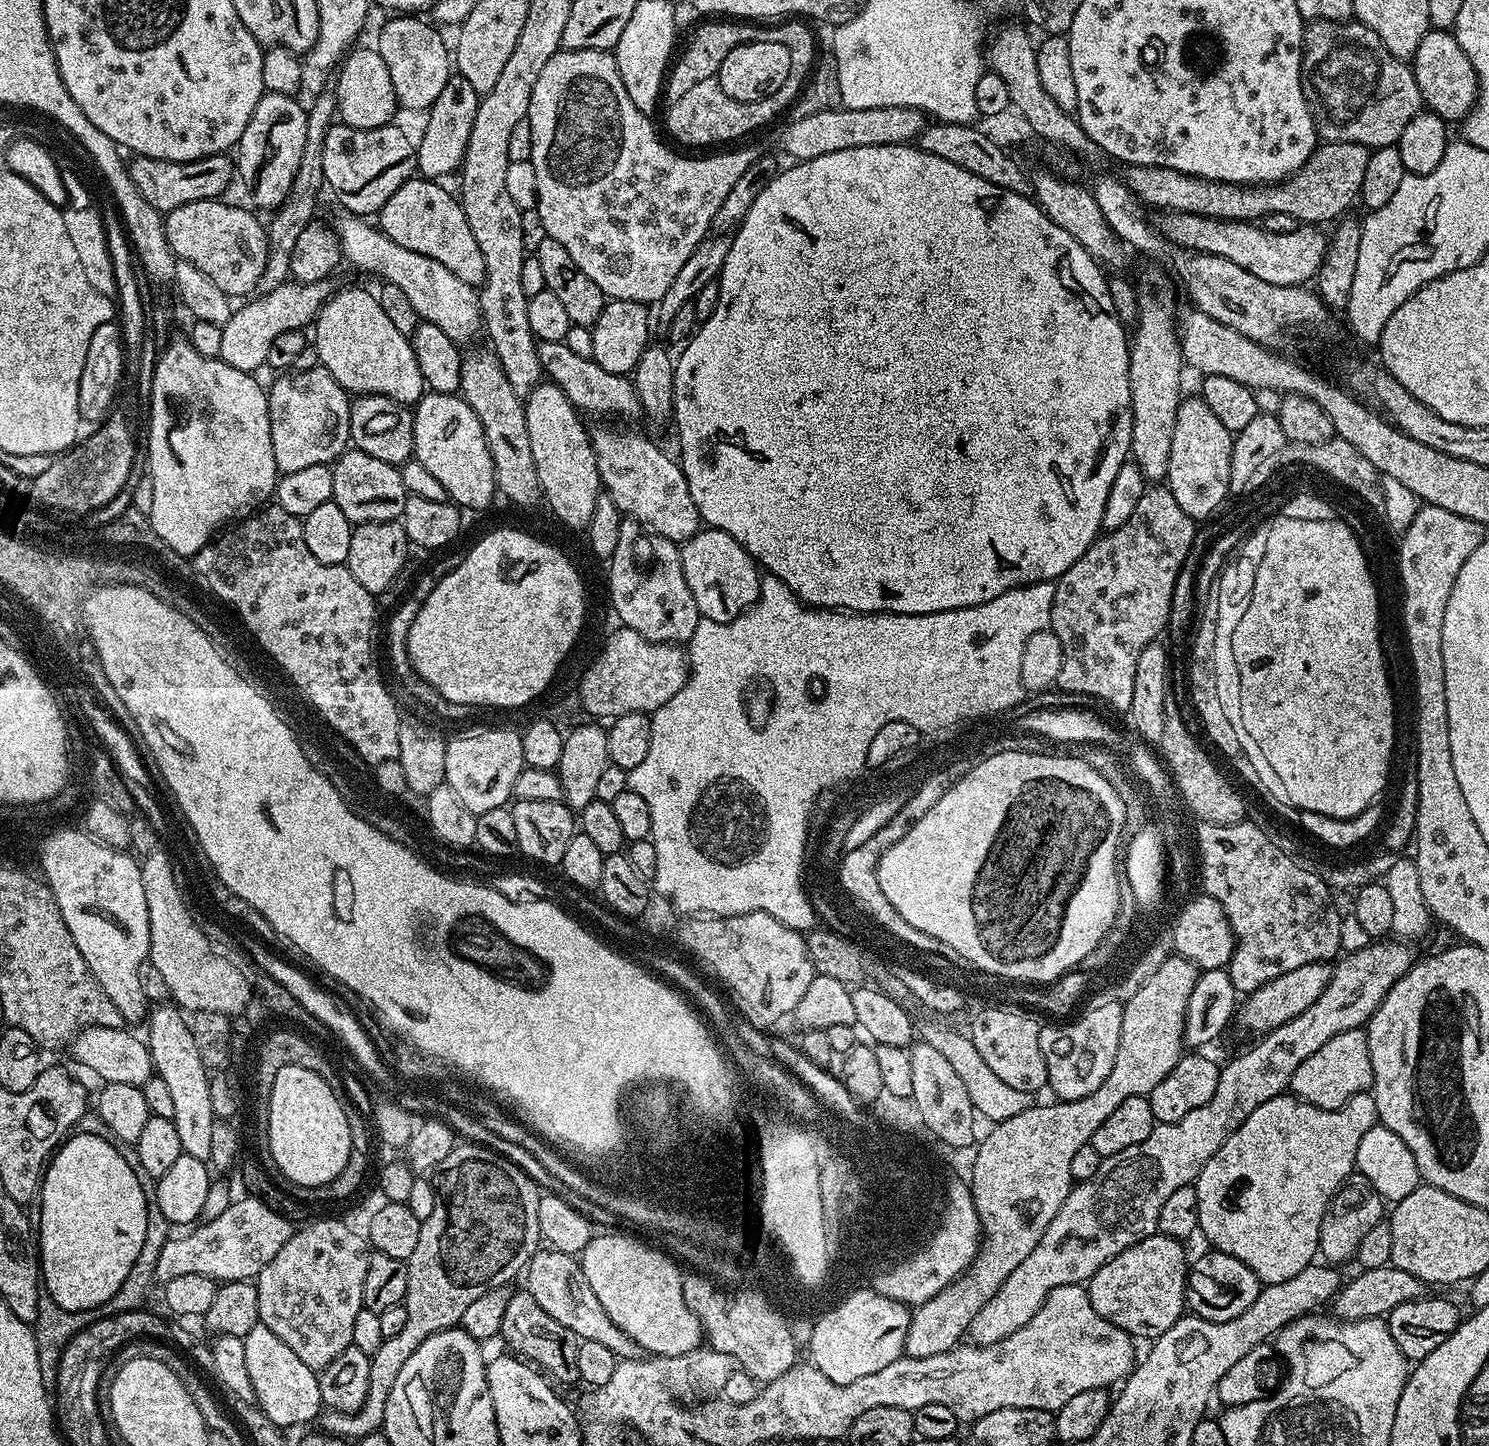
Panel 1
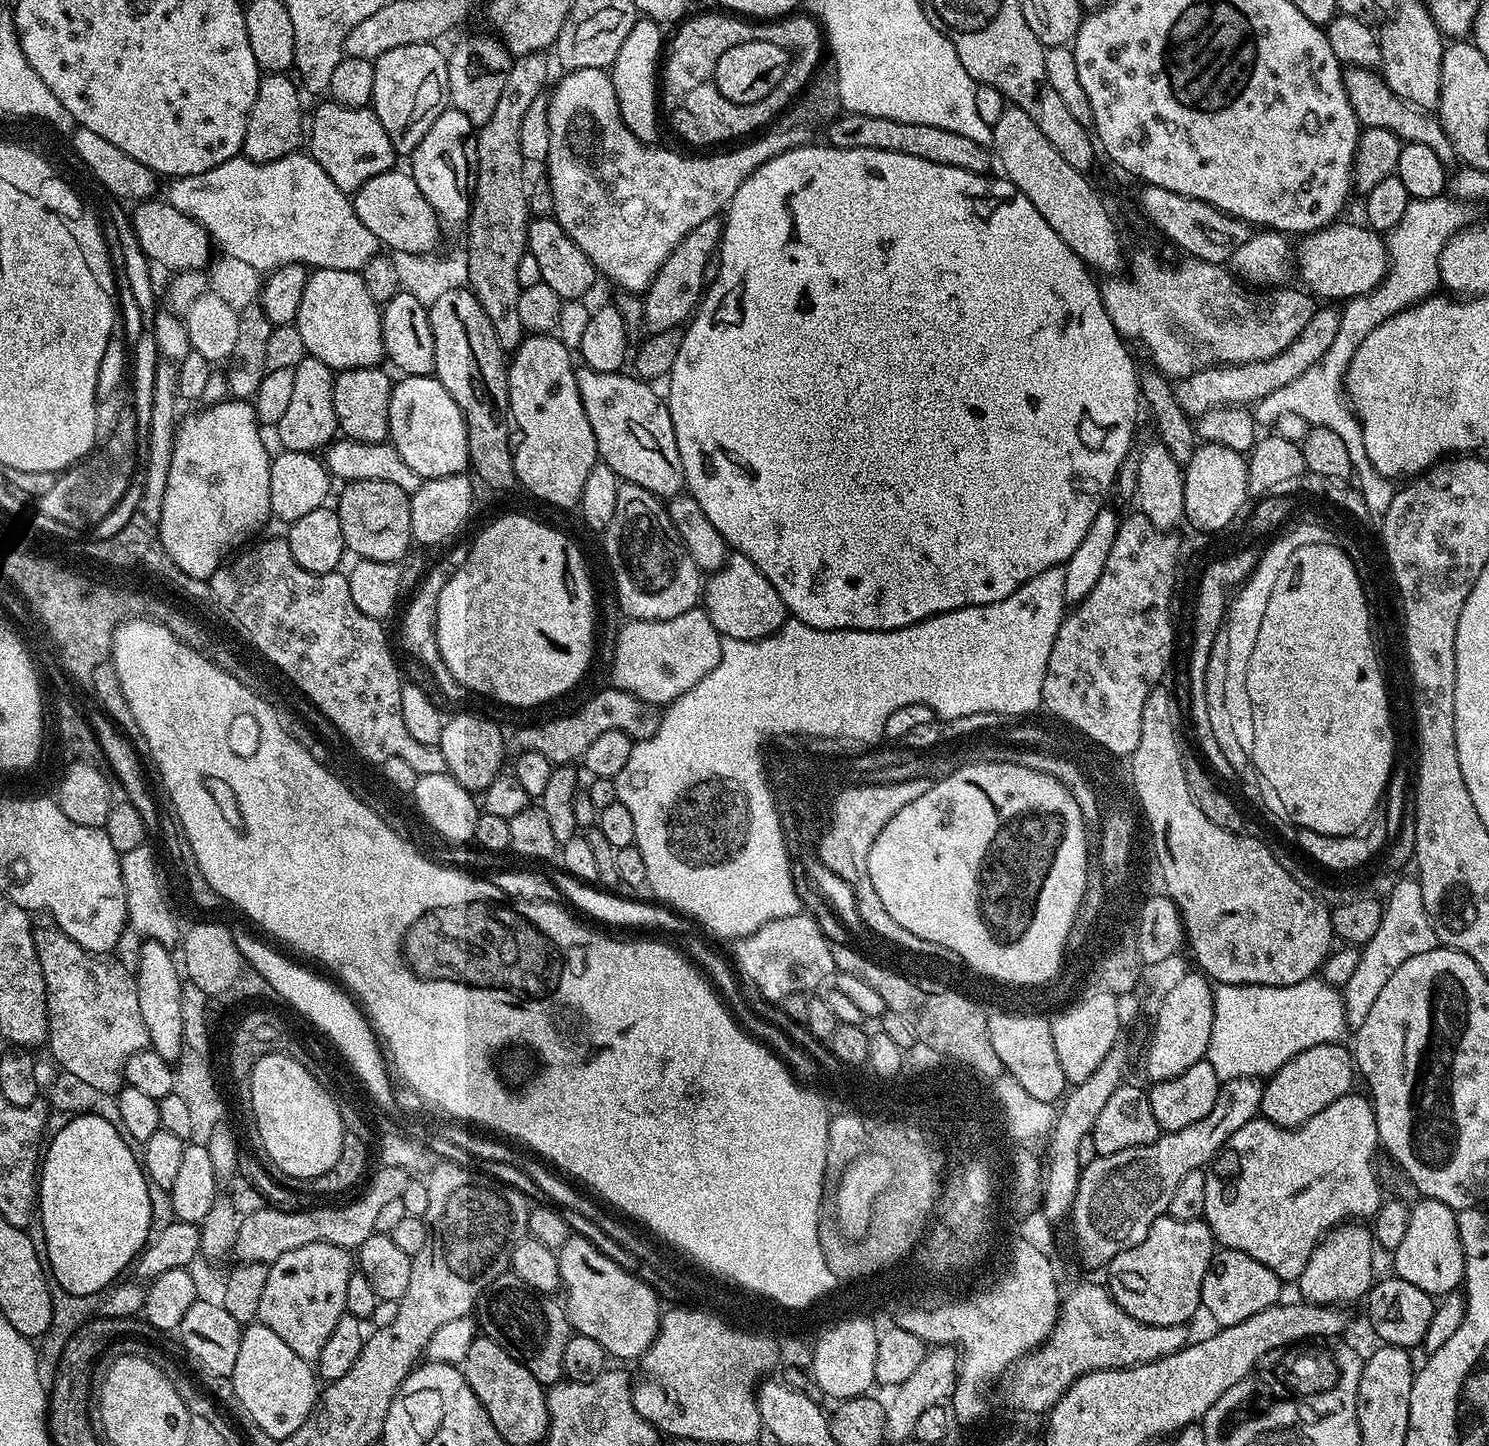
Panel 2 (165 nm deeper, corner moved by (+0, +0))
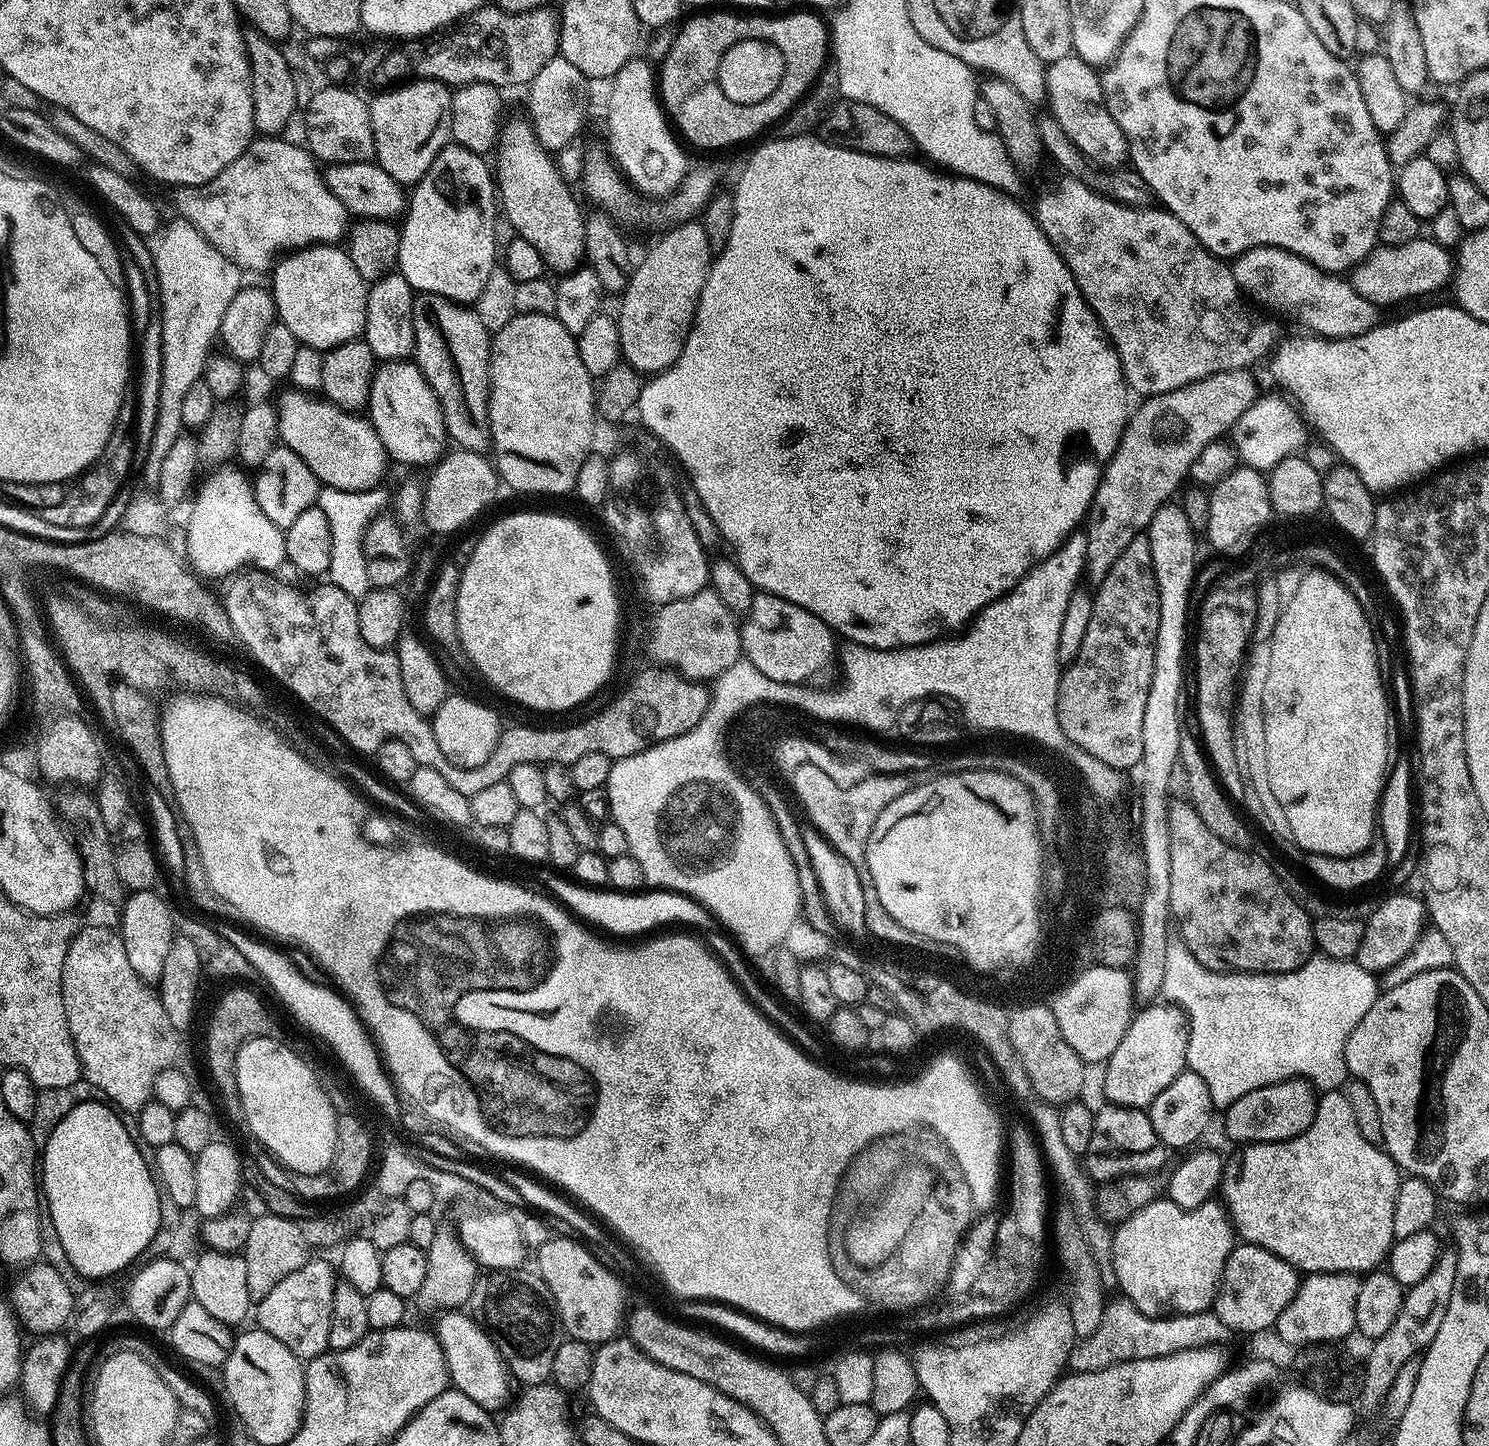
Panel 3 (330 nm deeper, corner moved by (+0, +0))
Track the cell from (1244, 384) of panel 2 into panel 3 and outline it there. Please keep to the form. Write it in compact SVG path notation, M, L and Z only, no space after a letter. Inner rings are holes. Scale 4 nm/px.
M1247 368L1210 374L1178 390L1141 399L1137 408L1135 405L1114 454L1104 466L1100 485L1094 494L1092 504L1088 507L1086 527L1082 532L1086 542L1086 558L1083 567L1086 569L1087 579L1089 576L1092 582L1098 582L1106 578L1110 566L1118 562L1122 550L1126 550L1126 546L1130 546L1130 542L1134 542L1134 538L1141 535L1142 530L1147 529L1156 511L1181 491L1198 454L1202 454L1206 446L1231 433L1238 418L1242 418L1242 414L1250 410L1250 406L1258 399L1256 380L1251 376L1252 374Z

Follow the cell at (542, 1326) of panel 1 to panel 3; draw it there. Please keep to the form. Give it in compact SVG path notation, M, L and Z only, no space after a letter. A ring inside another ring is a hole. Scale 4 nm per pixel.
M492 1270L477 1275L466 1308L473 1322L496 1344L511 1379L531 1386L551 1381L554 1353L560 1345L562 1329L546 1282L535 1271L524 1271Z

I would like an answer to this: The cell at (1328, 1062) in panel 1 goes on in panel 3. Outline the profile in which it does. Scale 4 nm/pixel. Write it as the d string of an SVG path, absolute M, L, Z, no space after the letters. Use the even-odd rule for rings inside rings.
M1304 1078L1280 1080L1277 1084L1250 1090L1250 1094L1242 1094L1238 1102L1223 1109L1224 1132L1230 1139L1237 1140L1240 1146L1289 1140L1302 1134L1310 1122L1314 1122L1317 1099L1317 1089Z

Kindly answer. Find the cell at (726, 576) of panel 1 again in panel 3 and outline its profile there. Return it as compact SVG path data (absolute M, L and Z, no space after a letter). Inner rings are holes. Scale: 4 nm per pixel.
M753 595L750 610L743 617L739 630L740 647L743 655L762 674L766 674L766 678L770 678L779 684L803 685L805 682L811 681L808 679L815 672L822 671L831 658L832 661L834 658L834 652L832 656L834 633L832 629L826 626L826 622L822 622L822 618L814 618L814 614L810 614L810 610L802 610L798 606L794 606L794 602L783 600L777 596Z

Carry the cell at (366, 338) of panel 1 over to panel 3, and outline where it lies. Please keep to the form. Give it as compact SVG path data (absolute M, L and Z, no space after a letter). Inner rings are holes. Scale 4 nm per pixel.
M317 244L301 248L285 255L270 275L270 291L279 323L294 333L301 346L327 350L363 337L369 285L354 270L354 262L350 262L343 247Z

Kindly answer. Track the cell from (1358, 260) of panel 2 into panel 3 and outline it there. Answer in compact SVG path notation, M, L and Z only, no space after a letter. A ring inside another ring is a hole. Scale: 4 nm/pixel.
M1417 238L1402 246L1380 244L1372 253L1351 269L1350 283L1354 291L1370 301L1383 304L1400 304L1403 300L1416 300L1428 296L1439 288L1447 289L1454 275L1454 256L1445 245L1431 238Z

